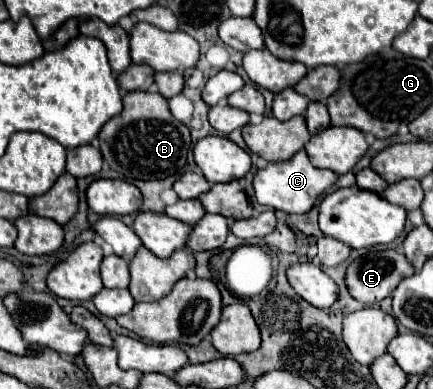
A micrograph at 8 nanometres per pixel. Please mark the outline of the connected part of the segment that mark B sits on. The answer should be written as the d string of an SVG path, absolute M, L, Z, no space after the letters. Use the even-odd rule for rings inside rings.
M128 92L122 102L124 110L98 136L102 156L110 168L124 180L158 180L178 174L186 166L192 138L190 130L170 114L166 98L158 92Z

